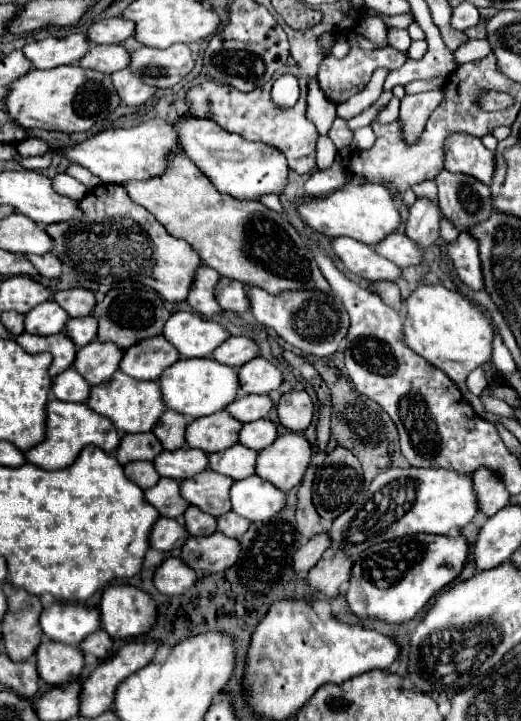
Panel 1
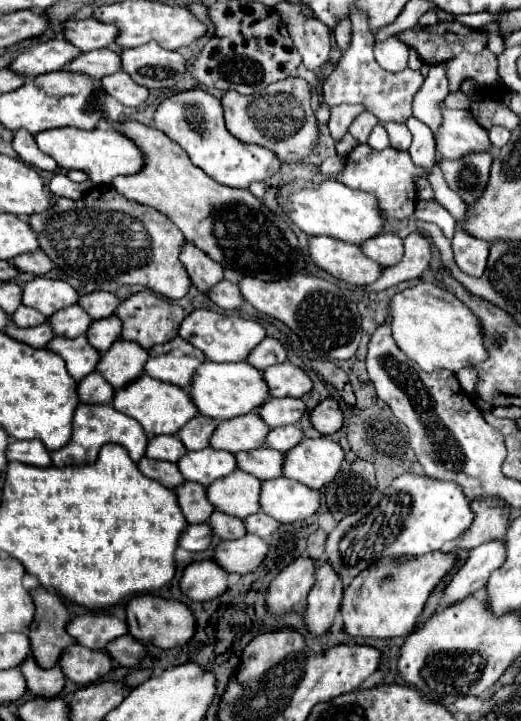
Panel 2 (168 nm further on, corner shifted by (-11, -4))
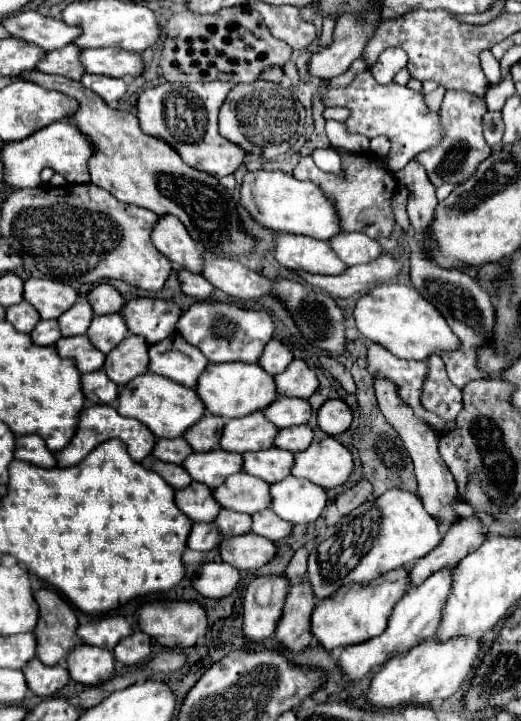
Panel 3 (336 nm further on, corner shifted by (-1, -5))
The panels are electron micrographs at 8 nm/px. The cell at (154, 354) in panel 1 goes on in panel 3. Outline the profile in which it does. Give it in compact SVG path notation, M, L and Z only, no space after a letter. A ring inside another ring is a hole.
M171 335L171 339L149 347L149 371L169 377L185 387L195 387L197 377L207 363L205 355L181 335Z

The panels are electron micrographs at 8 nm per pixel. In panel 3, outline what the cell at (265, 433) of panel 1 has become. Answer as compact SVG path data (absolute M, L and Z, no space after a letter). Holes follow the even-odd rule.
M299 425L299 427L279 429L275 447L291 451L291 453L297 453L297 451L307 449L311 441L313 441L313 429L309 425Z

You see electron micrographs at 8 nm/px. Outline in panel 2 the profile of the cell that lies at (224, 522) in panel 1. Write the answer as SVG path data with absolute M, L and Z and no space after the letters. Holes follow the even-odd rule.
M257 512L257 514L251 514L245 518L245 524L247 524L247 532L251 534L257 534L261 538L269 538L273 532L279 530L281 522L277 522L275 518L267 516L265 512Z

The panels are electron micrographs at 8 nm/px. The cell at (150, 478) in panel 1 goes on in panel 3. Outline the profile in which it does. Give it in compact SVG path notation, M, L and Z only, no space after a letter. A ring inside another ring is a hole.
M153 455L145 457L141 461L141 465L149 471L155 471L157 475L161 475L165 479L167 485L171 485L173 489L183 489L191 483L191 477L187 475L187 471L181 465L173 465L173 463L163 463L159 459L155 459Z

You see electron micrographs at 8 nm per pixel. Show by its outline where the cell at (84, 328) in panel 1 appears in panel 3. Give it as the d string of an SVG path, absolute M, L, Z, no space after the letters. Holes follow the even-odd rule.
M119 313L113 315L101 315L95 317L91 321L91 327L87 331L89 341L101 351L101 353L109 353L121 339L125 339L129 335L129 329L125 325L125 321L121 321Z

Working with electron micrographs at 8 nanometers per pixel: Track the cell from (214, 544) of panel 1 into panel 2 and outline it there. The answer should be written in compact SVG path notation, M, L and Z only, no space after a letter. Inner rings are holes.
M247 534L239 540L223 540L215 550L215 560L227 568L227 572L247 574L257 570L267 554L269 544L255 534Z

